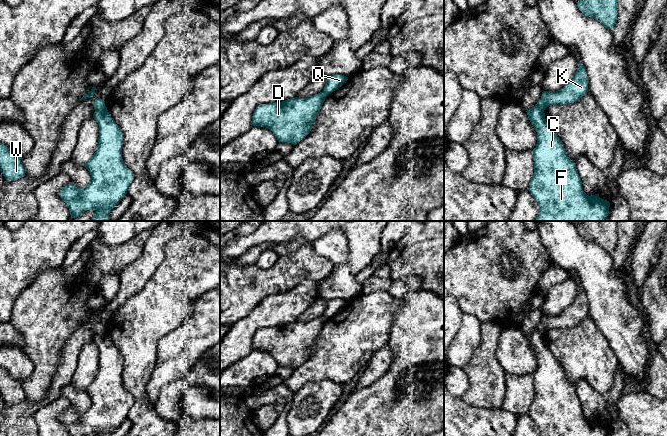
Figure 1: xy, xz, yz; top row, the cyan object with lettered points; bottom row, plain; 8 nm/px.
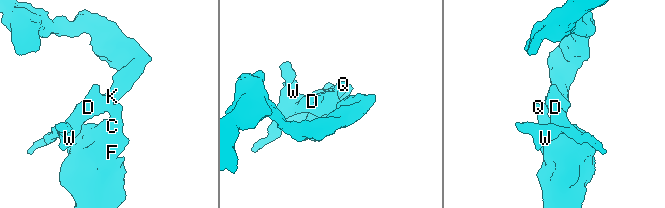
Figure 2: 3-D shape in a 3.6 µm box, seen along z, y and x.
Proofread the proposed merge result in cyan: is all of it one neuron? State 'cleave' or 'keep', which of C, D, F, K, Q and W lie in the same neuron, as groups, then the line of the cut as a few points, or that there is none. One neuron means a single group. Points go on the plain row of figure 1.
cleave; C F Q / D K W; cut in xy along (104, 329), (95, 335)

